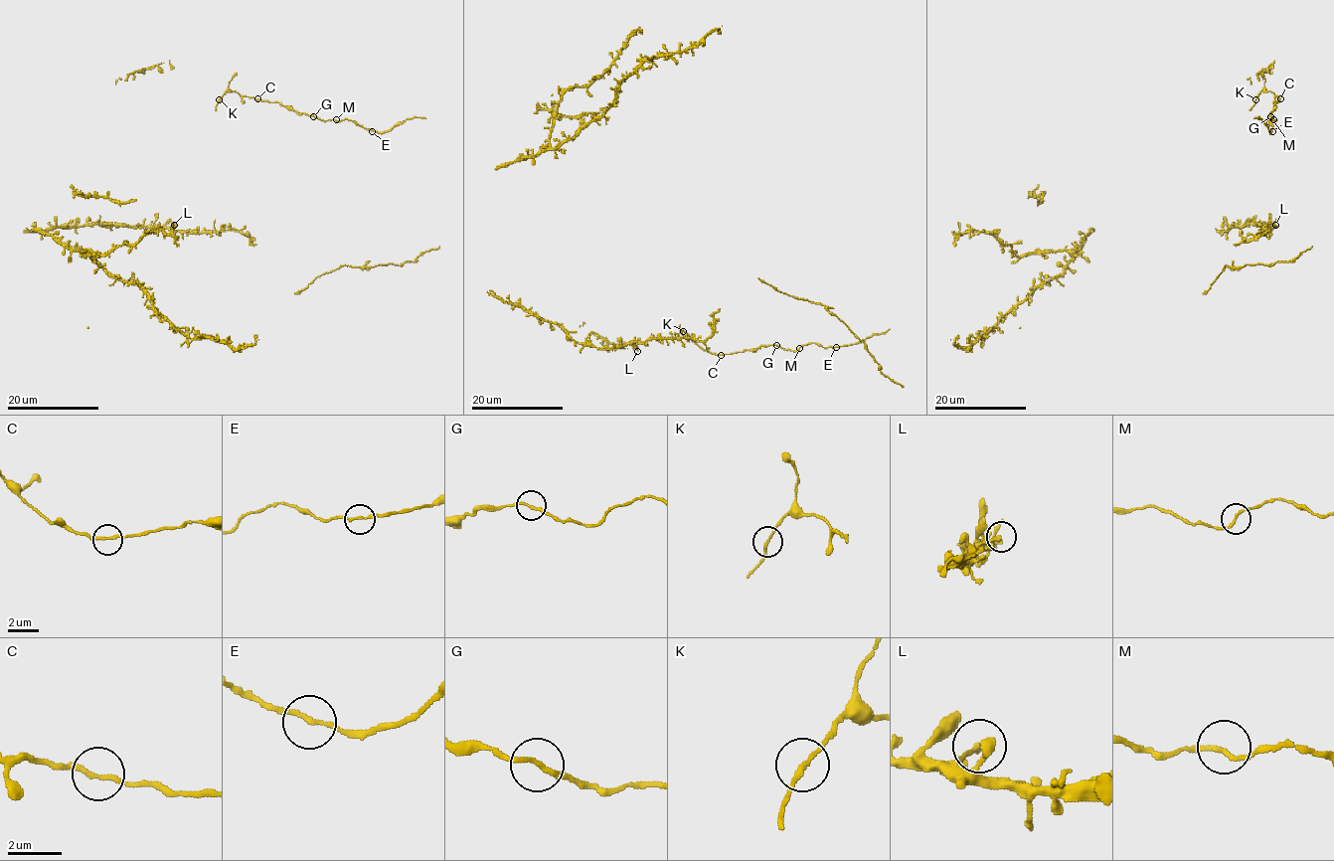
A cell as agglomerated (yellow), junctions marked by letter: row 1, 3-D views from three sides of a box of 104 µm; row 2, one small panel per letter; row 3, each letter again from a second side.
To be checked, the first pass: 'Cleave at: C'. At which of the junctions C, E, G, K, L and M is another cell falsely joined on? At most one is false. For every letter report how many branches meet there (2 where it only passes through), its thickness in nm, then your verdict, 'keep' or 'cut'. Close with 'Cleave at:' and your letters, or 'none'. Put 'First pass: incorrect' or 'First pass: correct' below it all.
C: 2 branches meet; 180 nm thick; keep
E: 2 branches meet; 160 nm thick; keep
G: 2 branches meet; 180 nm thick; keep
K: 2 branches meet; 170 nm thick; keep
L: 2 branches meet; 150 nm thick; keep
M: 2 branches meet; 160 nm thick; keep
Cleave at: none
First pass: incorrect

